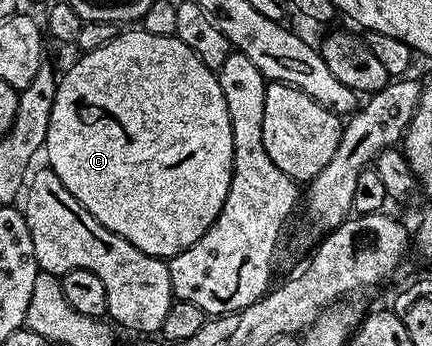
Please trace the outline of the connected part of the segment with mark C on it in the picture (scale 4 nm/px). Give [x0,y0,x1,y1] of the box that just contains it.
[44,27,232,259]

